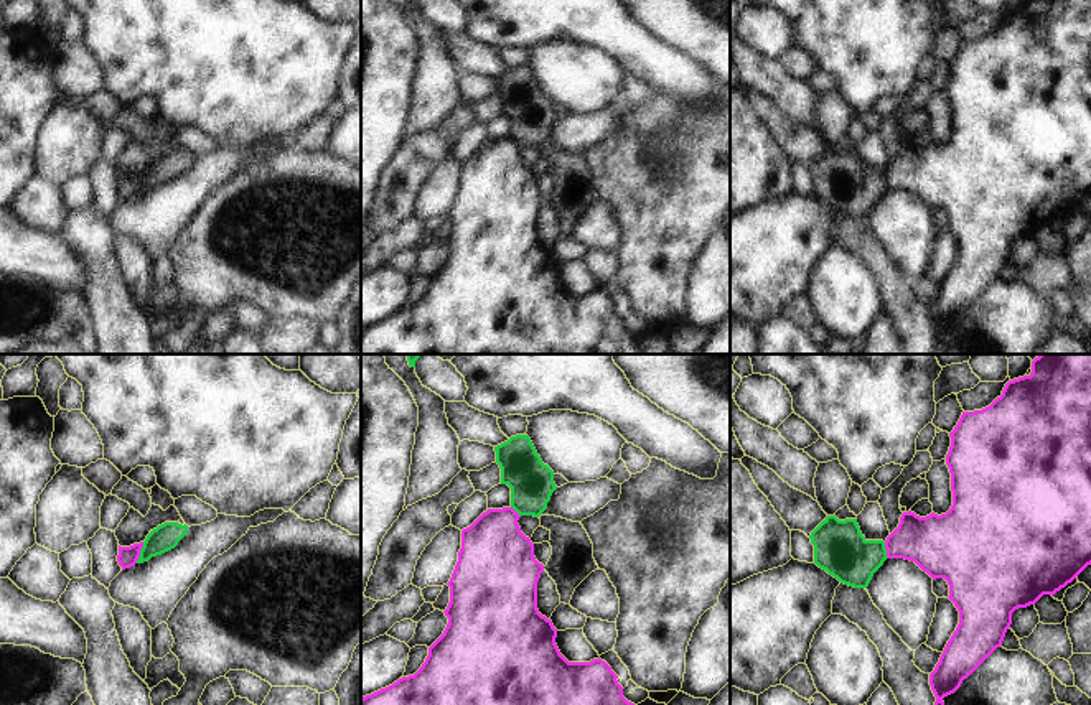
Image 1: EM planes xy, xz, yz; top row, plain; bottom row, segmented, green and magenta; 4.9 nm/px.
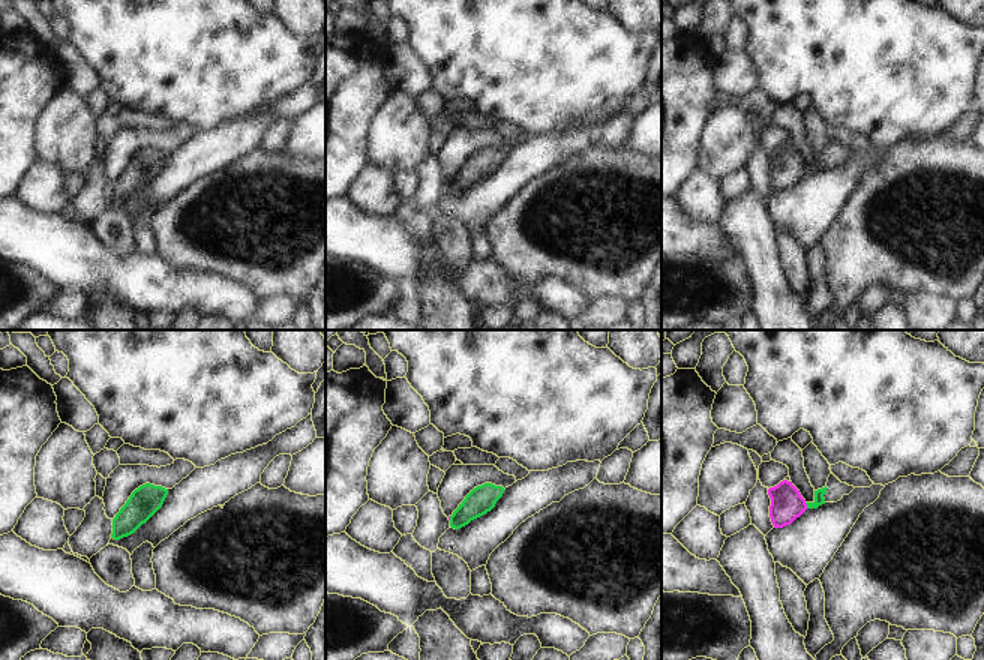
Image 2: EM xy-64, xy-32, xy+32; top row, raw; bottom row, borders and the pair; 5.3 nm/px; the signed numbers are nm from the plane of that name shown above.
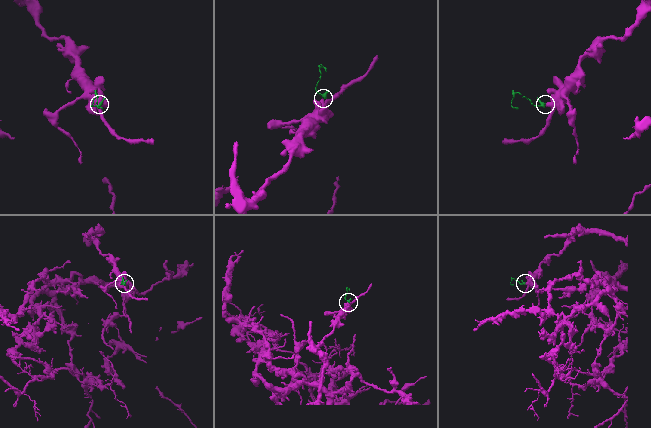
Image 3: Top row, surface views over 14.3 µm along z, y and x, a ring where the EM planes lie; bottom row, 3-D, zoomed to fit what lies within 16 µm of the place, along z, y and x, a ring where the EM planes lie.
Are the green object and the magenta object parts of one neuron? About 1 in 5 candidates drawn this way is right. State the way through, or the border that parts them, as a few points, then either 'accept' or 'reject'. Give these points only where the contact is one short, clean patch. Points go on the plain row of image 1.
along xy (144, 173), (135, 193) | reject

